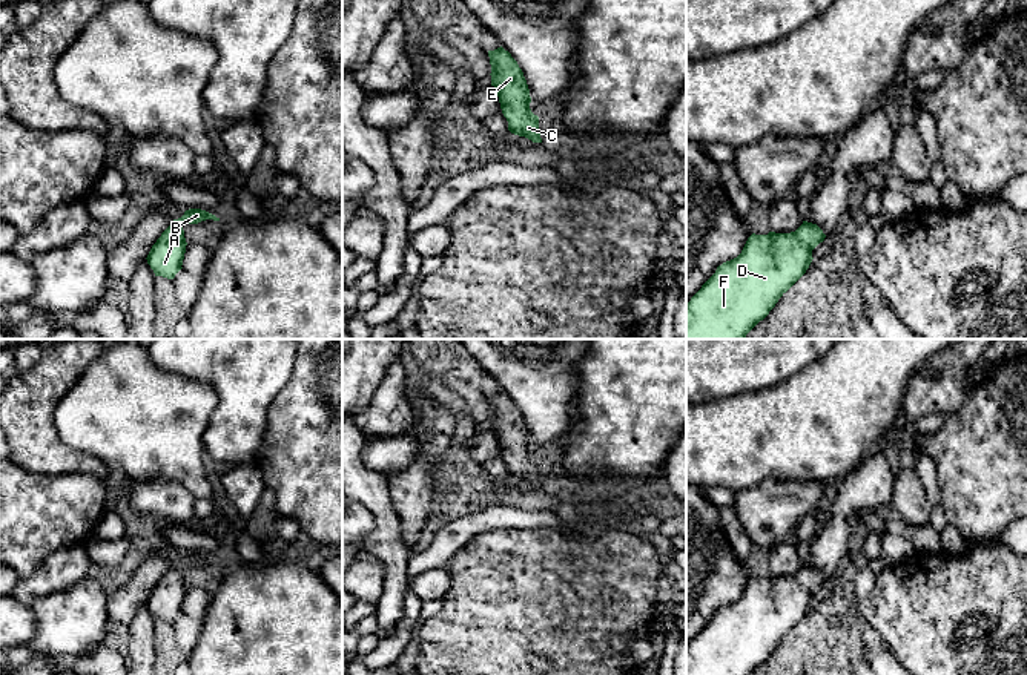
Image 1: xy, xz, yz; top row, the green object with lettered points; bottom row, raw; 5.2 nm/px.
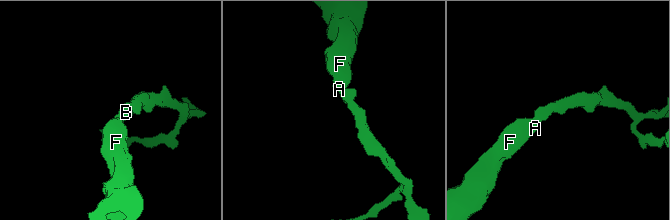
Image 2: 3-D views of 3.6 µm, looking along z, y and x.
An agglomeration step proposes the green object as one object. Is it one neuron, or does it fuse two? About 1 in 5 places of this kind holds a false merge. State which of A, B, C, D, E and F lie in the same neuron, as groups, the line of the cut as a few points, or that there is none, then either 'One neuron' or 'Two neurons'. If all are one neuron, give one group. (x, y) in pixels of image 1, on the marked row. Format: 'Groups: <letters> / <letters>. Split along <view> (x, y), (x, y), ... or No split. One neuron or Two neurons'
Groups: A B C D E F. No split. One neuron

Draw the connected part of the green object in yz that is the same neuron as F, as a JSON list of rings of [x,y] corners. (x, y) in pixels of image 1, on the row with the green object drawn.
[[[812,222],[791,233],[752,233],[741,253],[717,267],[715,273],[686,304],[686,339],[745,339],[778,299],[806,273],[812,250],[826,235]]]

